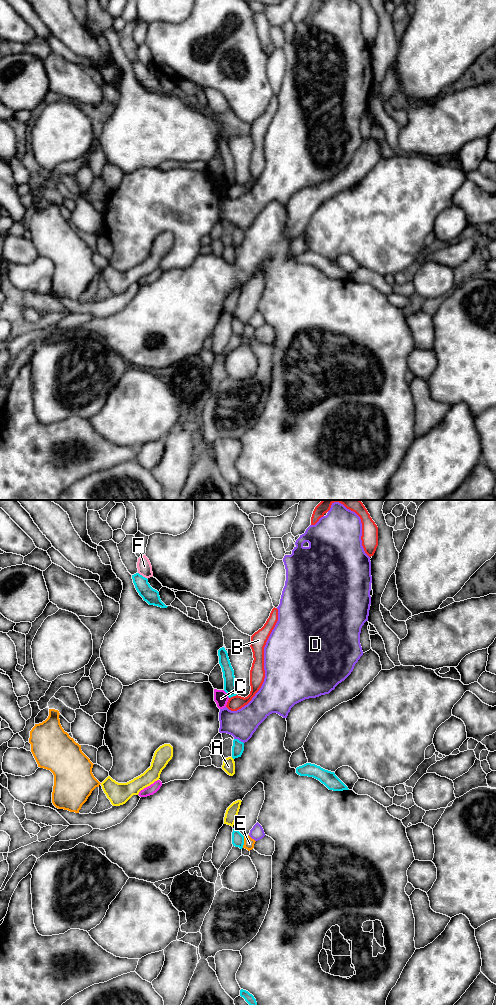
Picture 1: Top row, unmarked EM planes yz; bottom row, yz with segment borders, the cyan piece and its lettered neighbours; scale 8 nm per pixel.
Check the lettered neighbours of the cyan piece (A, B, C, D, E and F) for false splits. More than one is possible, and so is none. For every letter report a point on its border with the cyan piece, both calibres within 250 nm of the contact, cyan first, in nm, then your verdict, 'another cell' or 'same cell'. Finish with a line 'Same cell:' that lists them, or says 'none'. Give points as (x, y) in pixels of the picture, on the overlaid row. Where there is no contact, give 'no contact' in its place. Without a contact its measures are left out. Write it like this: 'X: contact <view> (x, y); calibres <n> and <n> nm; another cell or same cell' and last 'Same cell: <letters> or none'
A: no contact; another cell
B: contact yz (232, 696); calibres 100 and 120 nm; another cell
C: contact yz (227, 694); calibres 100 and 120 nm; another cell
D: contact yz (238, 740); calibres 100 and 240 nm; another cell
E: contact yz (243, 842); calibres 100 and 80 nm; another cell
F: contact yz (142, 576); calibres 120 and 110 nm; another cell
Same cell: none

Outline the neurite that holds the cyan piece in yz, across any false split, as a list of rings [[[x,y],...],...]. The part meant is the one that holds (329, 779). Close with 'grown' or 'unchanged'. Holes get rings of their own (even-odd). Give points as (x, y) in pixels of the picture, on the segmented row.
[[[306,763],[296,768],[296,773],[300,776],[313,777],[324,784],[329,790],[343,791],[348,787],[335,775],[334,772],[325,770],[315,764]]]; unchanged

